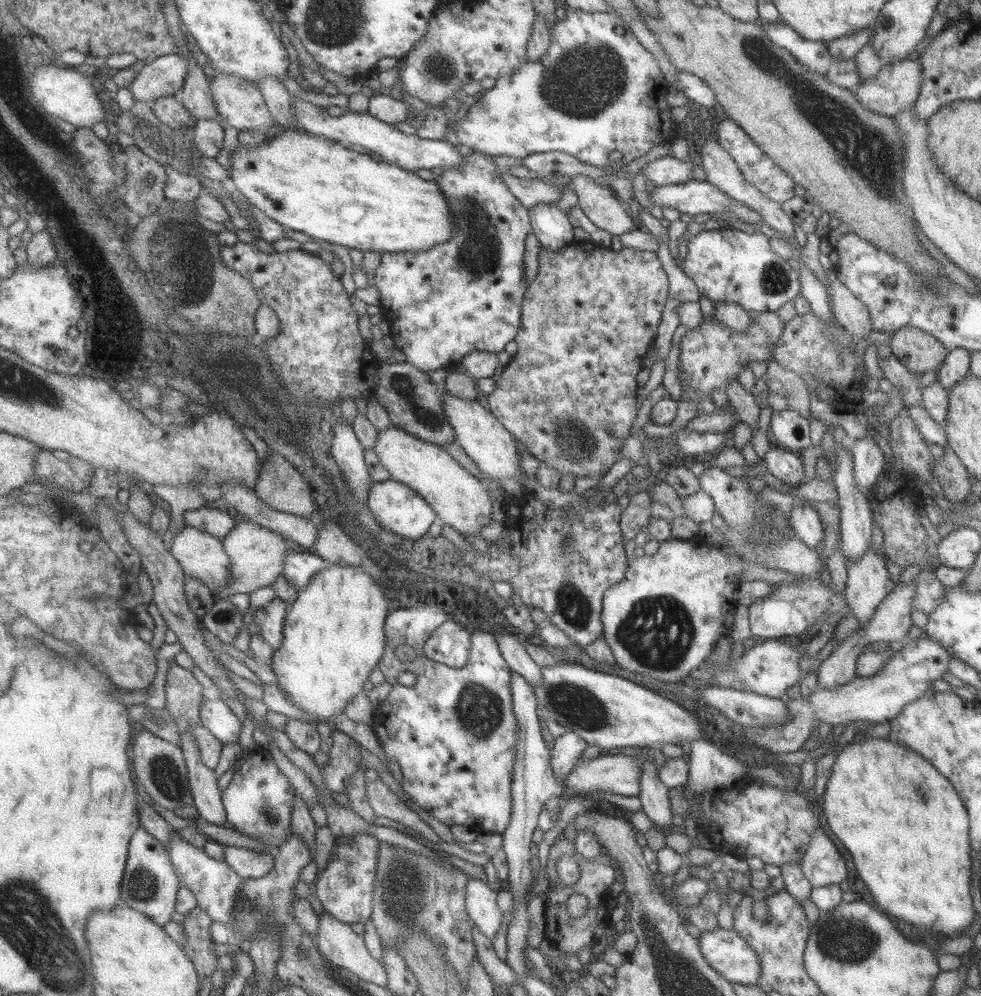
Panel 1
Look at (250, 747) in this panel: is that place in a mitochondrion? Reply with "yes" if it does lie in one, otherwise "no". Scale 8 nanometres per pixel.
no

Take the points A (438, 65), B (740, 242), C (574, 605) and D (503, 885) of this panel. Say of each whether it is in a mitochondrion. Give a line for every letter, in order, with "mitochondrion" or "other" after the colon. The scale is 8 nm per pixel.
A: mitochondrion
B: other
C: mitochondrion
D: other

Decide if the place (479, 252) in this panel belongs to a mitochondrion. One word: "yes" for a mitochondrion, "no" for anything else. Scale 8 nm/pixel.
yes

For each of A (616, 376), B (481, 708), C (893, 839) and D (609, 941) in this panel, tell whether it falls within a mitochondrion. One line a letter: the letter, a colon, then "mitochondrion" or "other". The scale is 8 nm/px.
A: other
B: mitochondrion
C: other
D: other

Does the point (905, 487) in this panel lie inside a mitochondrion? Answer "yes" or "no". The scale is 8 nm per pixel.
no

